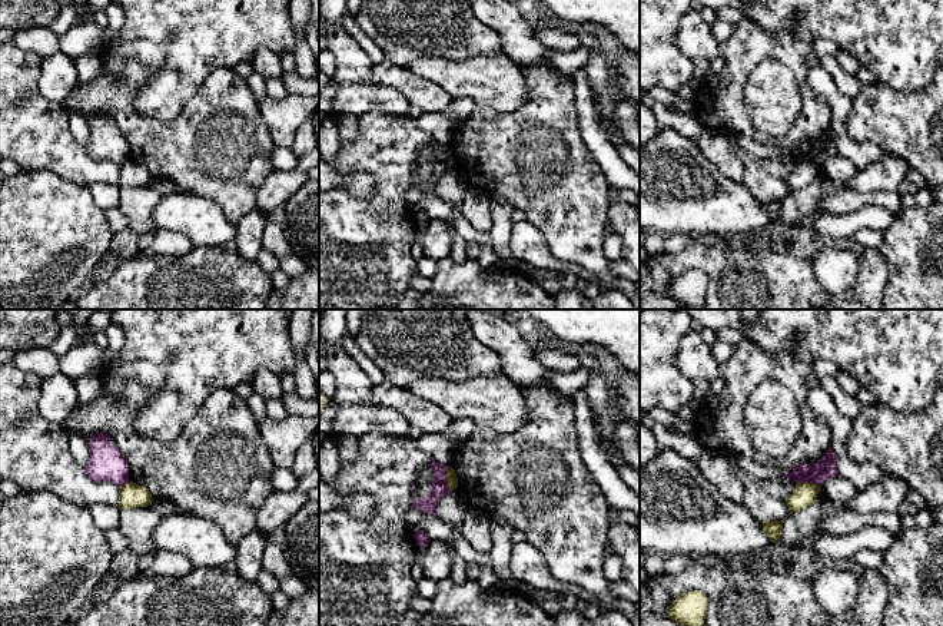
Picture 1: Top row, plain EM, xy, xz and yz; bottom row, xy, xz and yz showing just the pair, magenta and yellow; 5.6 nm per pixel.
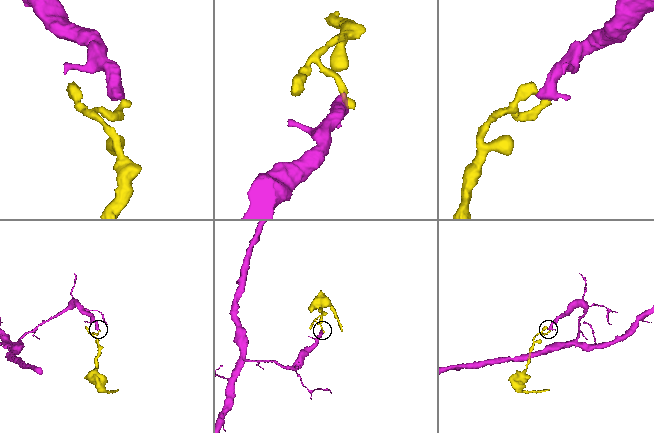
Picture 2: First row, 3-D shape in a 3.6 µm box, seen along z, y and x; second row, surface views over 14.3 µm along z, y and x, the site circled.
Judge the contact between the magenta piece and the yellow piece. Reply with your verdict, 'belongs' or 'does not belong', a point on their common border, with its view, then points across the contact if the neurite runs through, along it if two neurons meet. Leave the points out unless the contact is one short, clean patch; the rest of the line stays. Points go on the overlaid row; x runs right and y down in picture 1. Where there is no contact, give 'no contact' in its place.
does not belong; meets magenta in yz at (809, 482); border along yz (796, 482), (813, 482), (820, 489)

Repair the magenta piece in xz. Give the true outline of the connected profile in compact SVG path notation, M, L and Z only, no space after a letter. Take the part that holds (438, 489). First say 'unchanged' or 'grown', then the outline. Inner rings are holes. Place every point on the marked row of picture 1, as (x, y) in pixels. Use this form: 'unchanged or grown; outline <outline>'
unchanged; outline M431 458L431 468L434 471L434 483L426 499L415 497L412 507L421 513L435 514L439 500L452 490L446 486L446 466Z

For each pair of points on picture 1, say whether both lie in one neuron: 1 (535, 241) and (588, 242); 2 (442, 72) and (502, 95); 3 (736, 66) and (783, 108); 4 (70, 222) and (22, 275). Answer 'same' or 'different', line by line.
1: different
2: same
3: different
4: same

